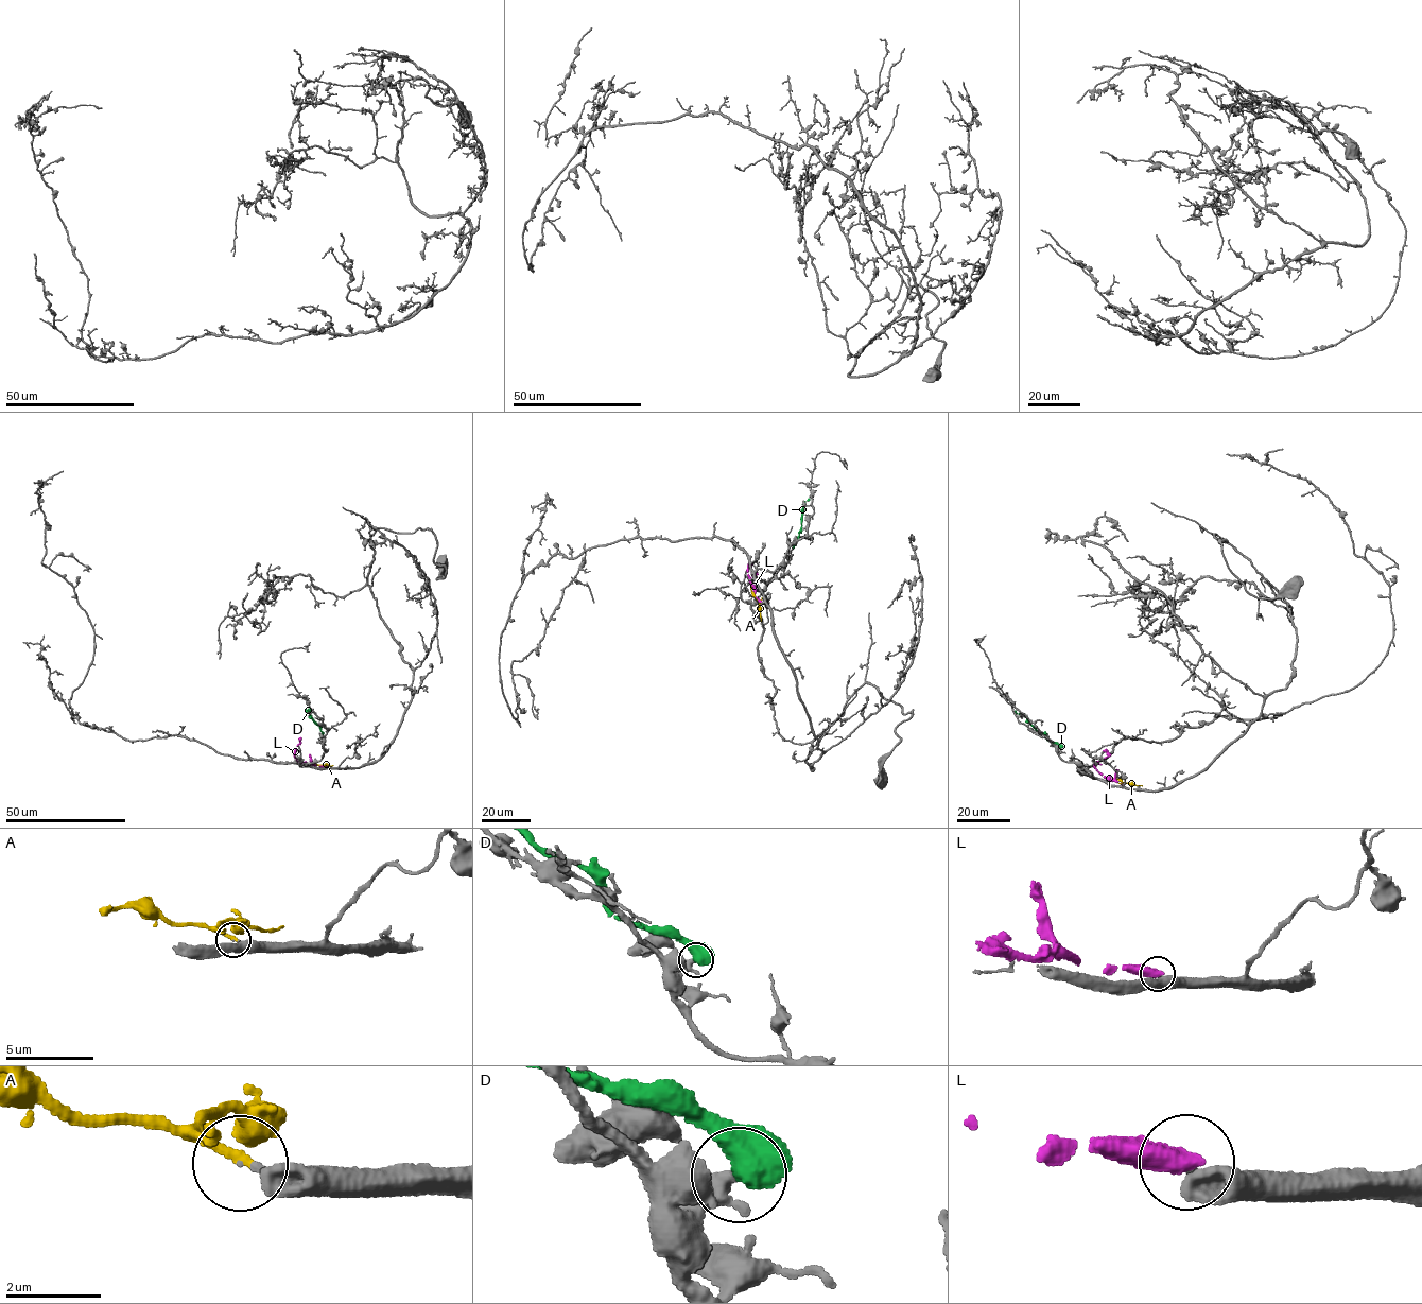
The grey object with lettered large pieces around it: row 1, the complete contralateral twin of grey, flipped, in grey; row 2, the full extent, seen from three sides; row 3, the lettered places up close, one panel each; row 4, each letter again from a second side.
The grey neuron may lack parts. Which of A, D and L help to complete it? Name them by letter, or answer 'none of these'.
A

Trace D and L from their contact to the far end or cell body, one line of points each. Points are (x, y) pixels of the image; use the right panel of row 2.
D: (1060, 747), (1015, 710)
L: (1124, 785), (1106, 779), (1095, 767), (1108, 755), (1103, 750)

